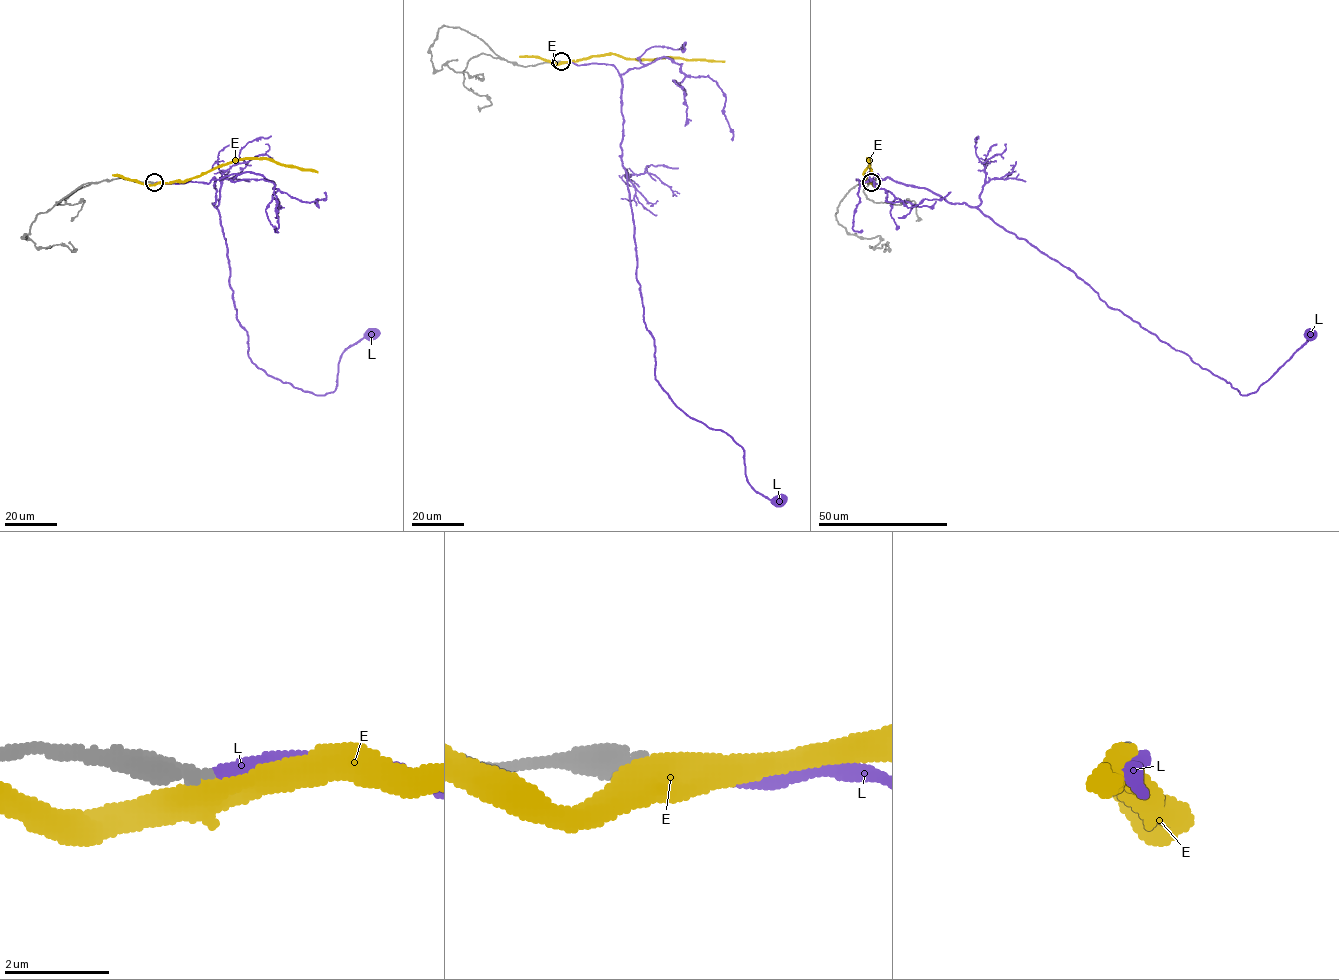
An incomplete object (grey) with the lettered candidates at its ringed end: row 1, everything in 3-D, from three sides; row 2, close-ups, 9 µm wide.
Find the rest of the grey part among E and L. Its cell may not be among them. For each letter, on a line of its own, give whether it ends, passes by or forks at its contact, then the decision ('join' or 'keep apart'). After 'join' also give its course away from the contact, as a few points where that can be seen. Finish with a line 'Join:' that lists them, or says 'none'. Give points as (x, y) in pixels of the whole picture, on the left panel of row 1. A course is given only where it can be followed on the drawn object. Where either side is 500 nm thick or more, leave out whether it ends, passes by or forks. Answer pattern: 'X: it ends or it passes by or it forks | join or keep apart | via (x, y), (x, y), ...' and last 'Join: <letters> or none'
E: it passes by | keep apart
L: it ends | join | via (154, 182), (208, 184), (214, 177), (237, 319), (259, 368), (325, 395), (336, 386), (340, 355), (372, 334)
Join: L

